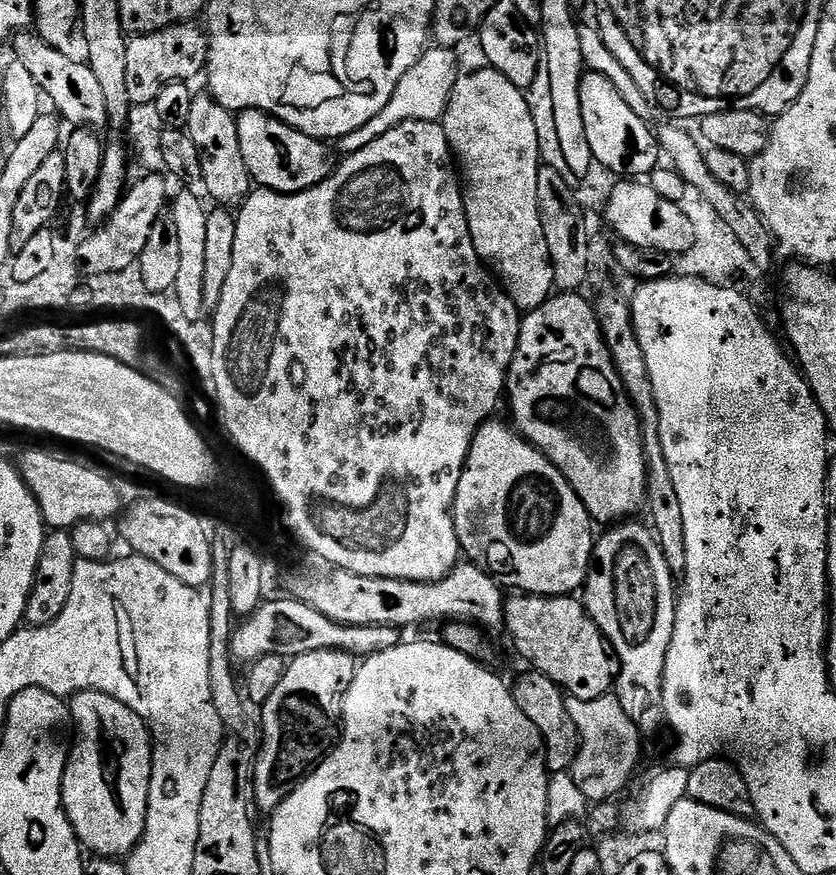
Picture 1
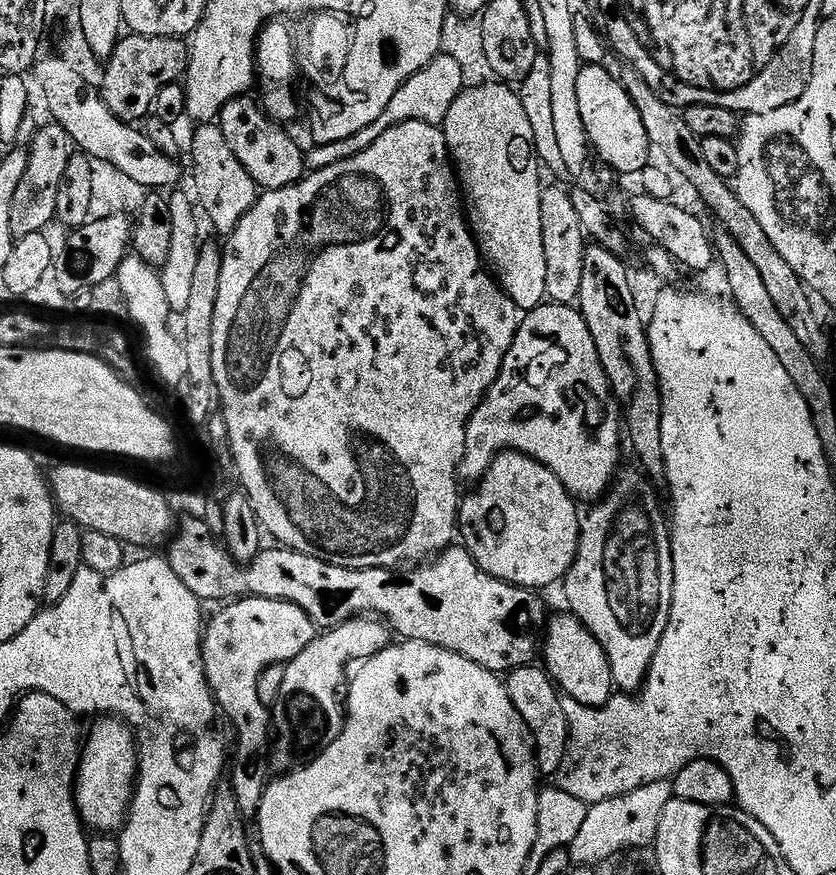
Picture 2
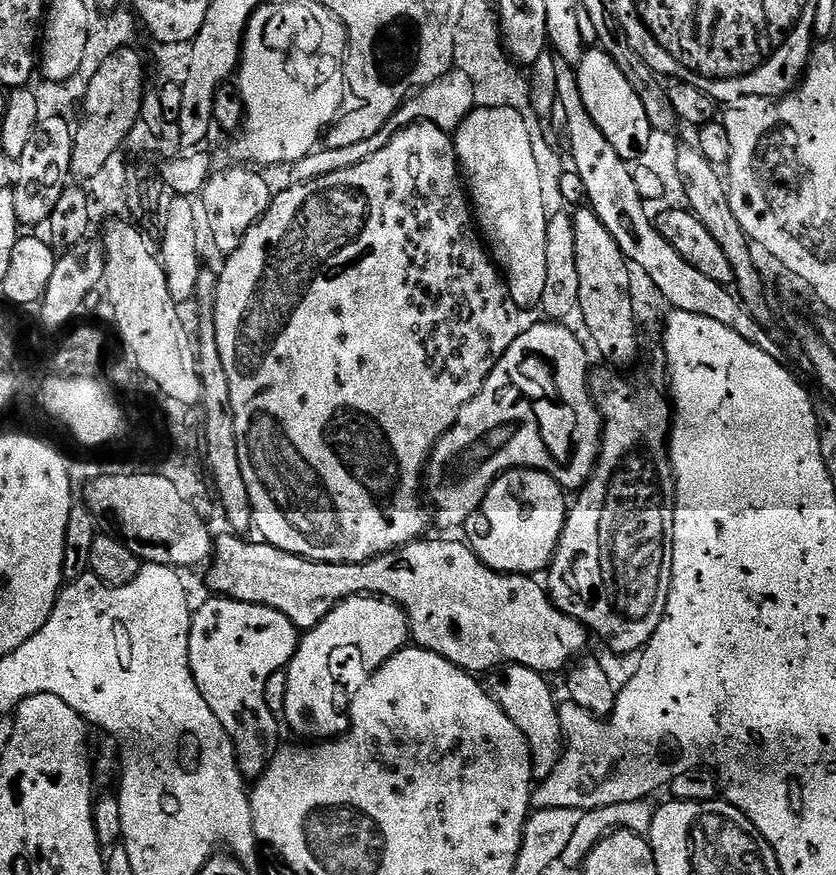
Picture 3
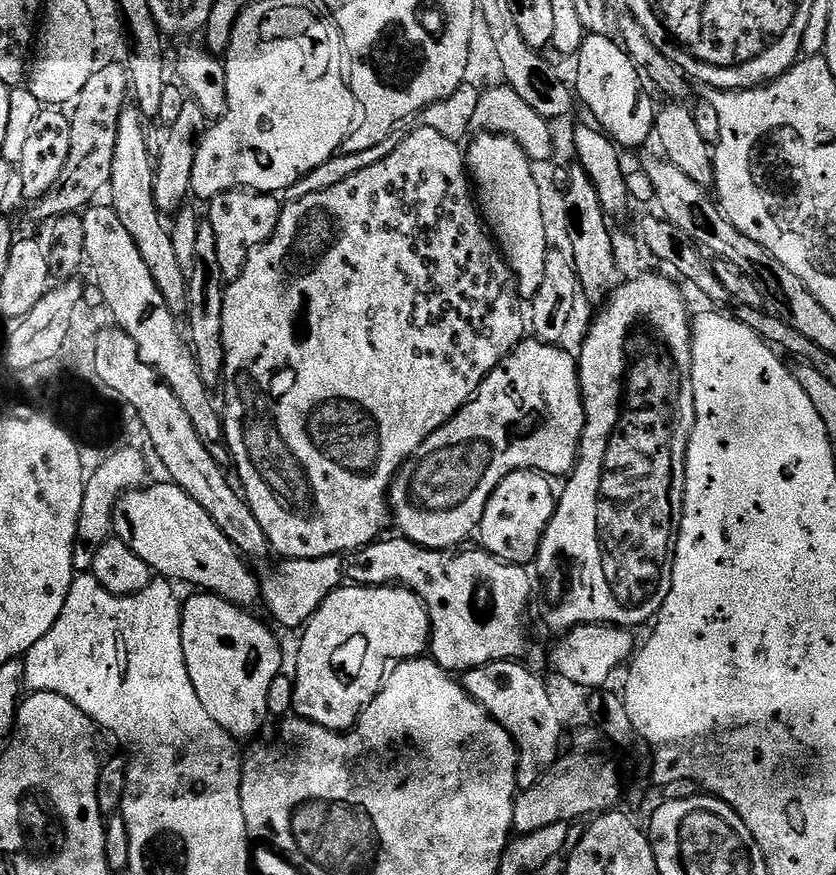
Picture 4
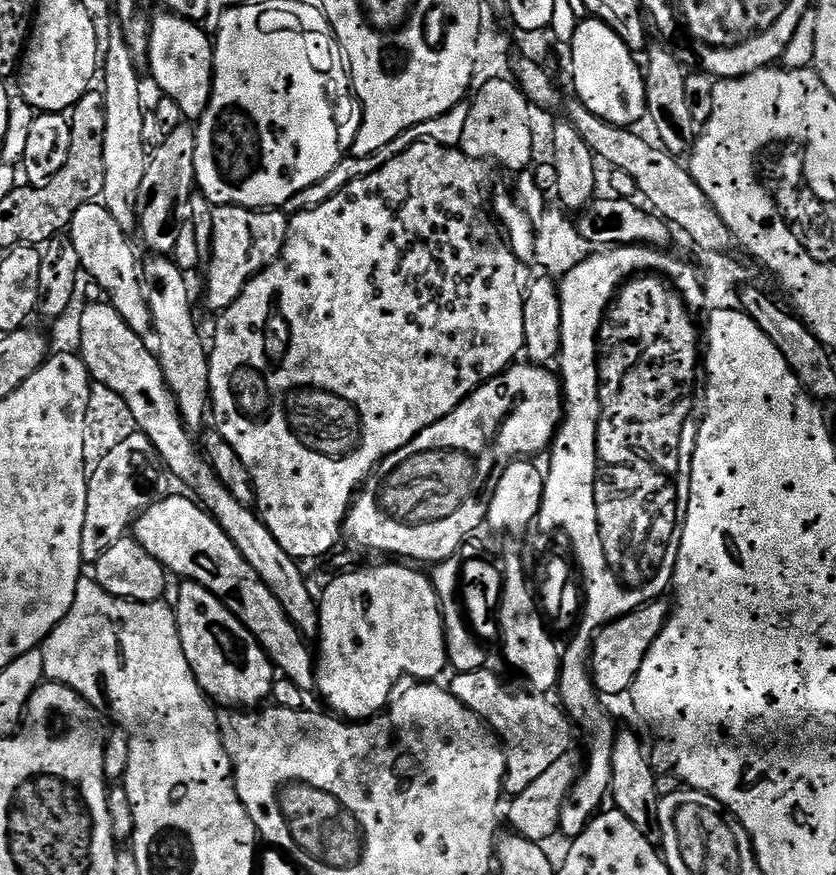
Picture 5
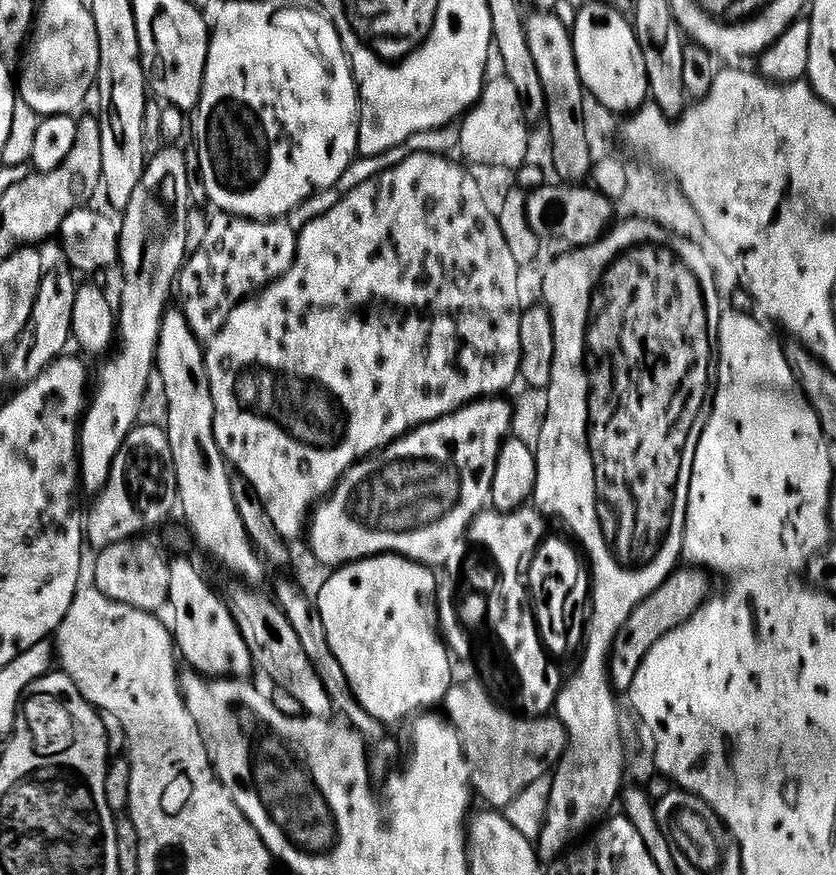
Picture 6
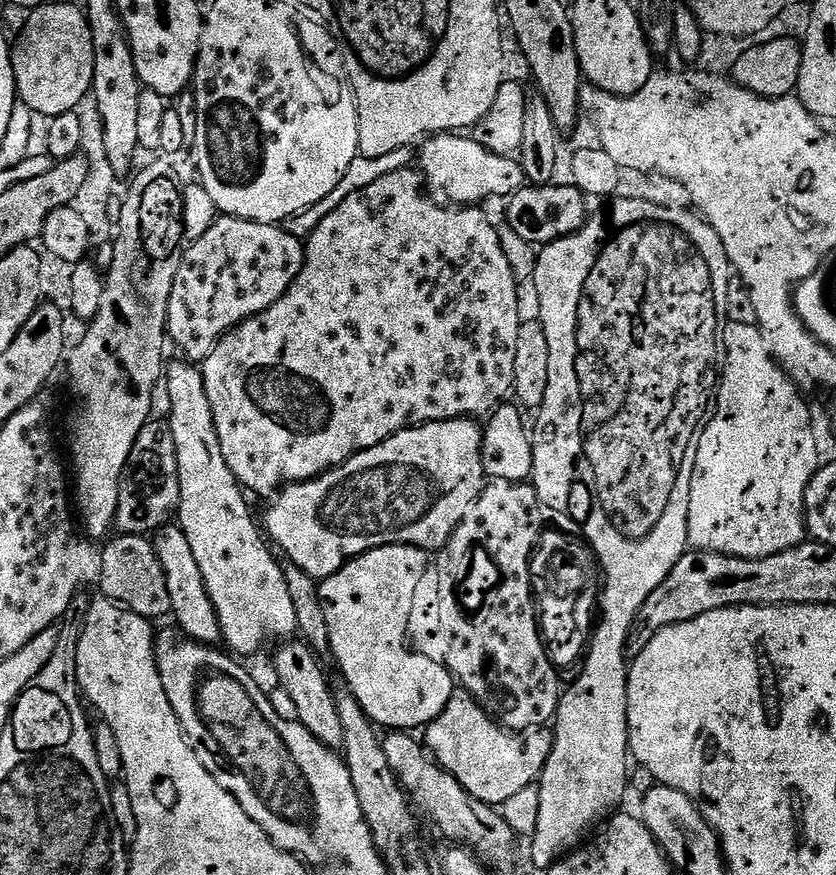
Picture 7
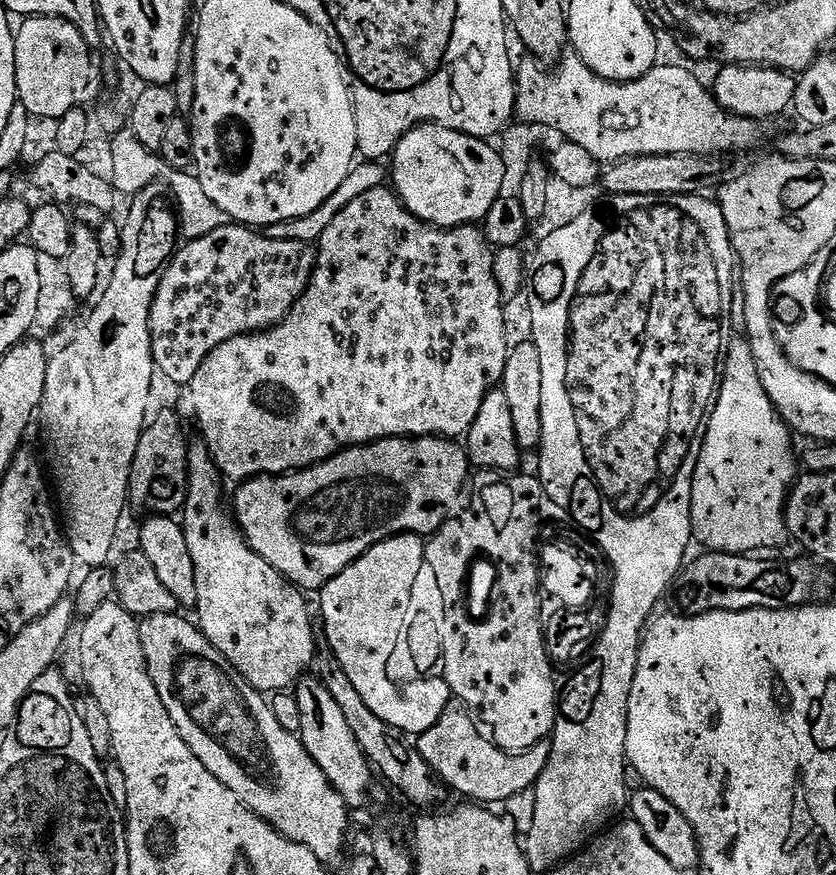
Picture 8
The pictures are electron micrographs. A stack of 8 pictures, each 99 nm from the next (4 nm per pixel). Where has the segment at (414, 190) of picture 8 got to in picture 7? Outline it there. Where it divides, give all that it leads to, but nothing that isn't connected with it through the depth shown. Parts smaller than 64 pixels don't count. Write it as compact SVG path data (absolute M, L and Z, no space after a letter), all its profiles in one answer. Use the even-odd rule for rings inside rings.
M432 134L419 145L419 148L418 168L423 175L425 185L437 197L445 196L440 198L449 205L480 206L485 203L483 200L488 200L491 196L508 198L525 187L524 171L519 159L494 154L486 150L486 146L479 144L471 135Z

